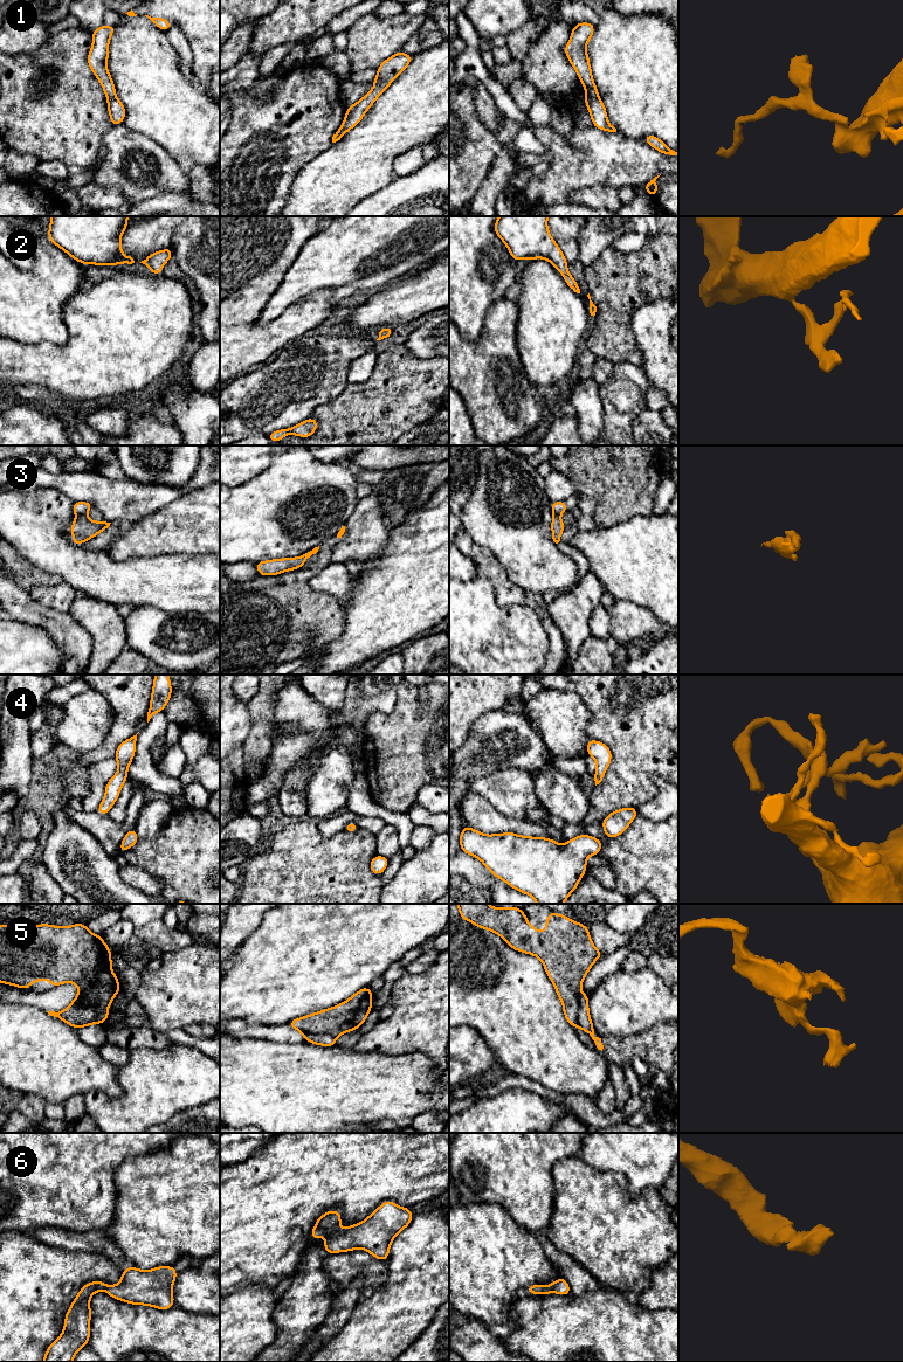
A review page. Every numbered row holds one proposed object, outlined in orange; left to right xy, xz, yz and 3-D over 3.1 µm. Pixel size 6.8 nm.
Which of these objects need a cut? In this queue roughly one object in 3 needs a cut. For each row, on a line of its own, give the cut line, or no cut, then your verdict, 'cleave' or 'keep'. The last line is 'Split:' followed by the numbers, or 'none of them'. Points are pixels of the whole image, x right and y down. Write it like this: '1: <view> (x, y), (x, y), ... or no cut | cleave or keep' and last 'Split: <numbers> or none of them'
1: yz (586, 91), (590, 96), (598, 98) | cleave
2: no cut | keep
3: xy (84, 513), (77, 517) | cleave
4: no cut | keep
5: xy (78, 994), (98, 1001), (95, 1010), (95, 1022) | cleave
6: no cut | keep
Split: 1, 3, 5

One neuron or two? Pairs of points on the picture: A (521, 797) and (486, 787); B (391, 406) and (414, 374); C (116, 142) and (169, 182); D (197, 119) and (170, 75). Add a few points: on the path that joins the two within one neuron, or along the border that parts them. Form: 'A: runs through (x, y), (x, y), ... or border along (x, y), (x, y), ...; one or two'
A: runs through (512, 794), (509, 790), (494, 787); one
B: runs through (397, 398), (412, 382); one
C: runs through (132, 147), (152, 151), (162, 166); one
D: runs through (186, 109), (170, 92), (170, 85); one

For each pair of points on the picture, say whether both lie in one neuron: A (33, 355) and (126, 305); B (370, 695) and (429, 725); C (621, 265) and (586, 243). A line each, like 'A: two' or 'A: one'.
A: one
B: two
C: two

